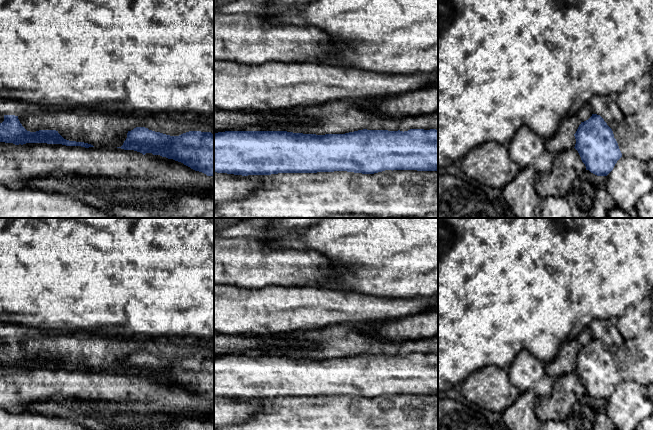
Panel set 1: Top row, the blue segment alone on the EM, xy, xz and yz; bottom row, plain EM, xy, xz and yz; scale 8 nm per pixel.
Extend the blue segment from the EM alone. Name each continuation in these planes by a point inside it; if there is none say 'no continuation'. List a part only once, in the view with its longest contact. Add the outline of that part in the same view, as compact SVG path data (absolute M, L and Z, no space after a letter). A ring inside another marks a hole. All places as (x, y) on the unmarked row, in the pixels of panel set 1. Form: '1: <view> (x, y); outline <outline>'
no continuation

